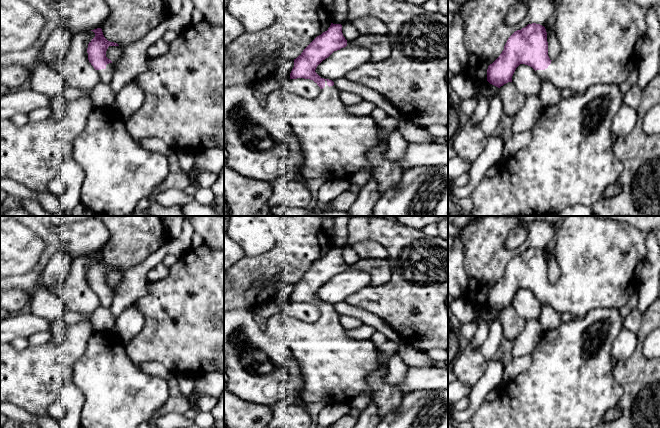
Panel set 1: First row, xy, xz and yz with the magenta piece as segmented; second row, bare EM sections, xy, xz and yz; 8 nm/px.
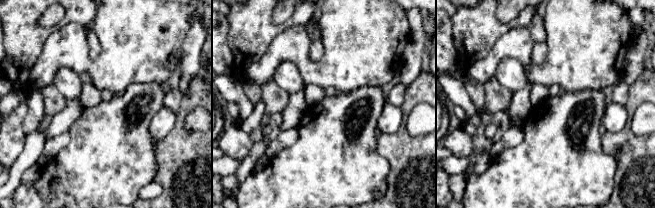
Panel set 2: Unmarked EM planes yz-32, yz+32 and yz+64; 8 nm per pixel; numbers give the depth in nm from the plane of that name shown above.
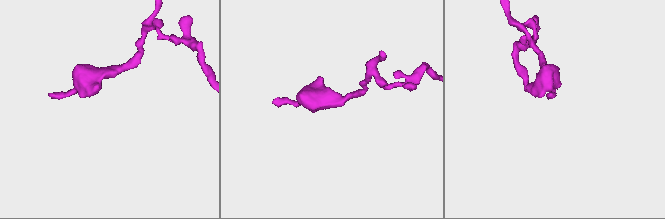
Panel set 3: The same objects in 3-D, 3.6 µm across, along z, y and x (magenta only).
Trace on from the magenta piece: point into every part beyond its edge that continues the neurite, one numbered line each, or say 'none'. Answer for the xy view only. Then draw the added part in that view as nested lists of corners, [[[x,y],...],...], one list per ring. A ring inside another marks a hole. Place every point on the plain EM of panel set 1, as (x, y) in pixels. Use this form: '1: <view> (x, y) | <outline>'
1: xy (106, 299) | [[[112,287],[107,288],[105,293],[97,294],[97,297],[103,307],[110,308],[114,298]]]

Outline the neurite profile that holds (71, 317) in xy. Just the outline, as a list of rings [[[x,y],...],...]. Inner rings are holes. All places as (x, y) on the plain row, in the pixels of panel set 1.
[[[67,309],[65,313],[65,321],[68,326],[75,325],[76,323],[84,321],[85,319],[90,320],[90,317],[91,317],[90,314],[81,314],[70,309]]]

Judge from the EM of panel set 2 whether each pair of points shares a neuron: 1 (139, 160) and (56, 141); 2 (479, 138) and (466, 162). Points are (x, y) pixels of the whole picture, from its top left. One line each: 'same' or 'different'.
1: different
2: same

